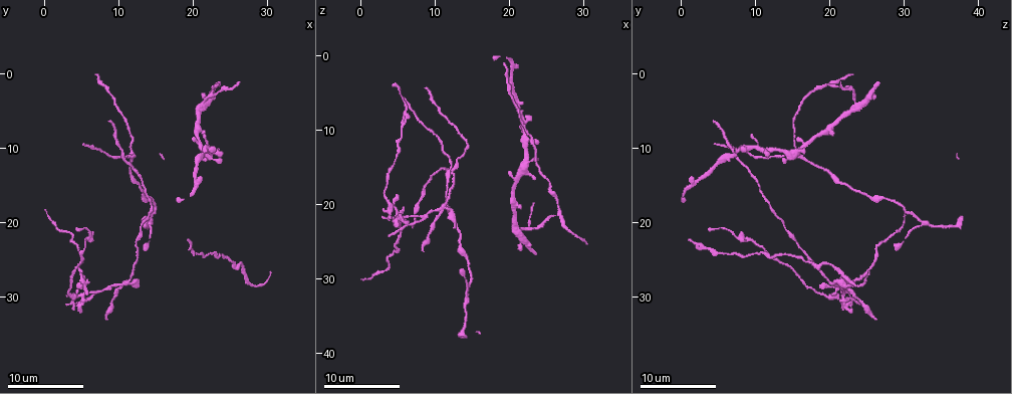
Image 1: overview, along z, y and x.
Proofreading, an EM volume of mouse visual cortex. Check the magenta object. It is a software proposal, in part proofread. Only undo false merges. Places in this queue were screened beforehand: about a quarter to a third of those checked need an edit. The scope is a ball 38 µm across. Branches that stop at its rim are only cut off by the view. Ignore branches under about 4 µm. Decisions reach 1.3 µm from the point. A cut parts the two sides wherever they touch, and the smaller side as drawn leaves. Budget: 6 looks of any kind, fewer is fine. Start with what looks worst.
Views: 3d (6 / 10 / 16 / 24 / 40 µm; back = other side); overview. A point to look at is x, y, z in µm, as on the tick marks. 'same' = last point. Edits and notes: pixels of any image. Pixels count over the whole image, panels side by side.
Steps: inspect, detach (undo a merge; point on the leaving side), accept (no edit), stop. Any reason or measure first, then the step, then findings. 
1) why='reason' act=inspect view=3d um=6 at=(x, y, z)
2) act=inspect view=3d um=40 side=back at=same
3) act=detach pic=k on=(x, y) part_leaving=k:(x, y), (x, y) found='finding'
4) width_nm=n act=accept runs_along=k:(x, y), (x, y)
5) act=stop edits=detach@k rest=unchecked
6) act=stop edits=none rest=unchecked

why='three-way junction' act=inspect view=3d um=10 at=(10.5, 28.5, 20.5)

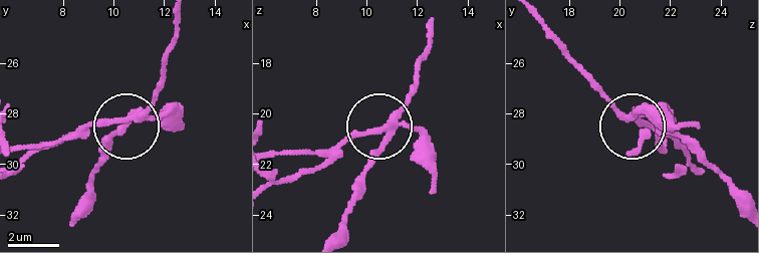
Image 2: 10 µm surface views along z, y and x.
arms=3 act=detach pic=2 on=(173, 115) part_leaving=2:(137, 117), (93, 123), (48, 144), (16, 146) found='two neurons meet here'

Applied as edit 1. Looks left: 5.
why='side arm on a straight run' act=inspect view=3d um=6 at=(14.5, 20.5, 32.5)

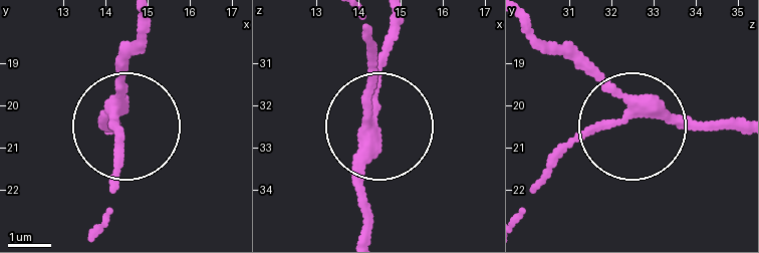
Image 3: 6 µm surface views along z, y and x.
why='other side' act=inspect view=3d um=6 side=back at=(14.20, 20.05, 32.65)

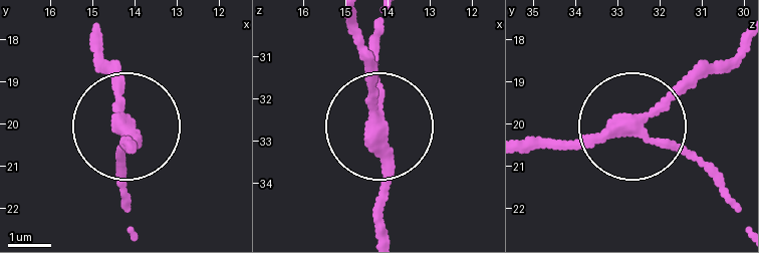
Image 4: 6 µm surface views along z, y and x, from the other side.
arms=3 act=accept runs_along=4:(735, 47), (635, 118), (731, 195) found='all the same neuron'

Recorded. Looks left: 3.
why='branch point' act=inspect view=3d um=16 at=(20.5, 9.5, 17.0)

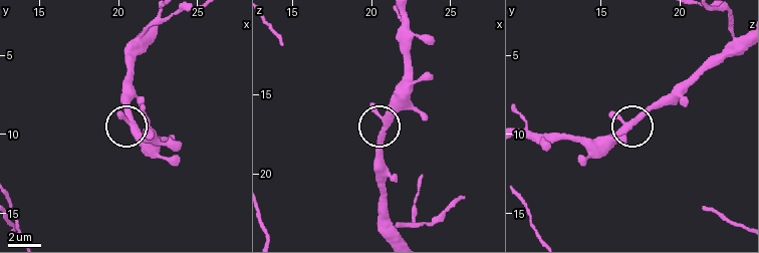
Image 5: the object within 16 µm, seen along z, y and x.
act=inspect view=3d um=16 side=back at=(20.7, 9.5, 16.6)

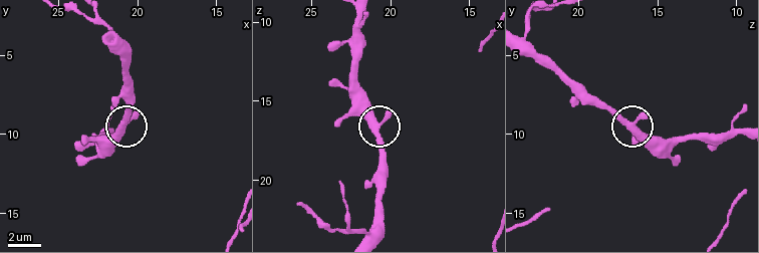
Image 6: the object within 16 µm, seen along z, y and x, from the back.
arms=3 act=accept found='one neuron here'

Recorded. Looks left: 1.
act=stop edits=detach@2 rest=unchecked

